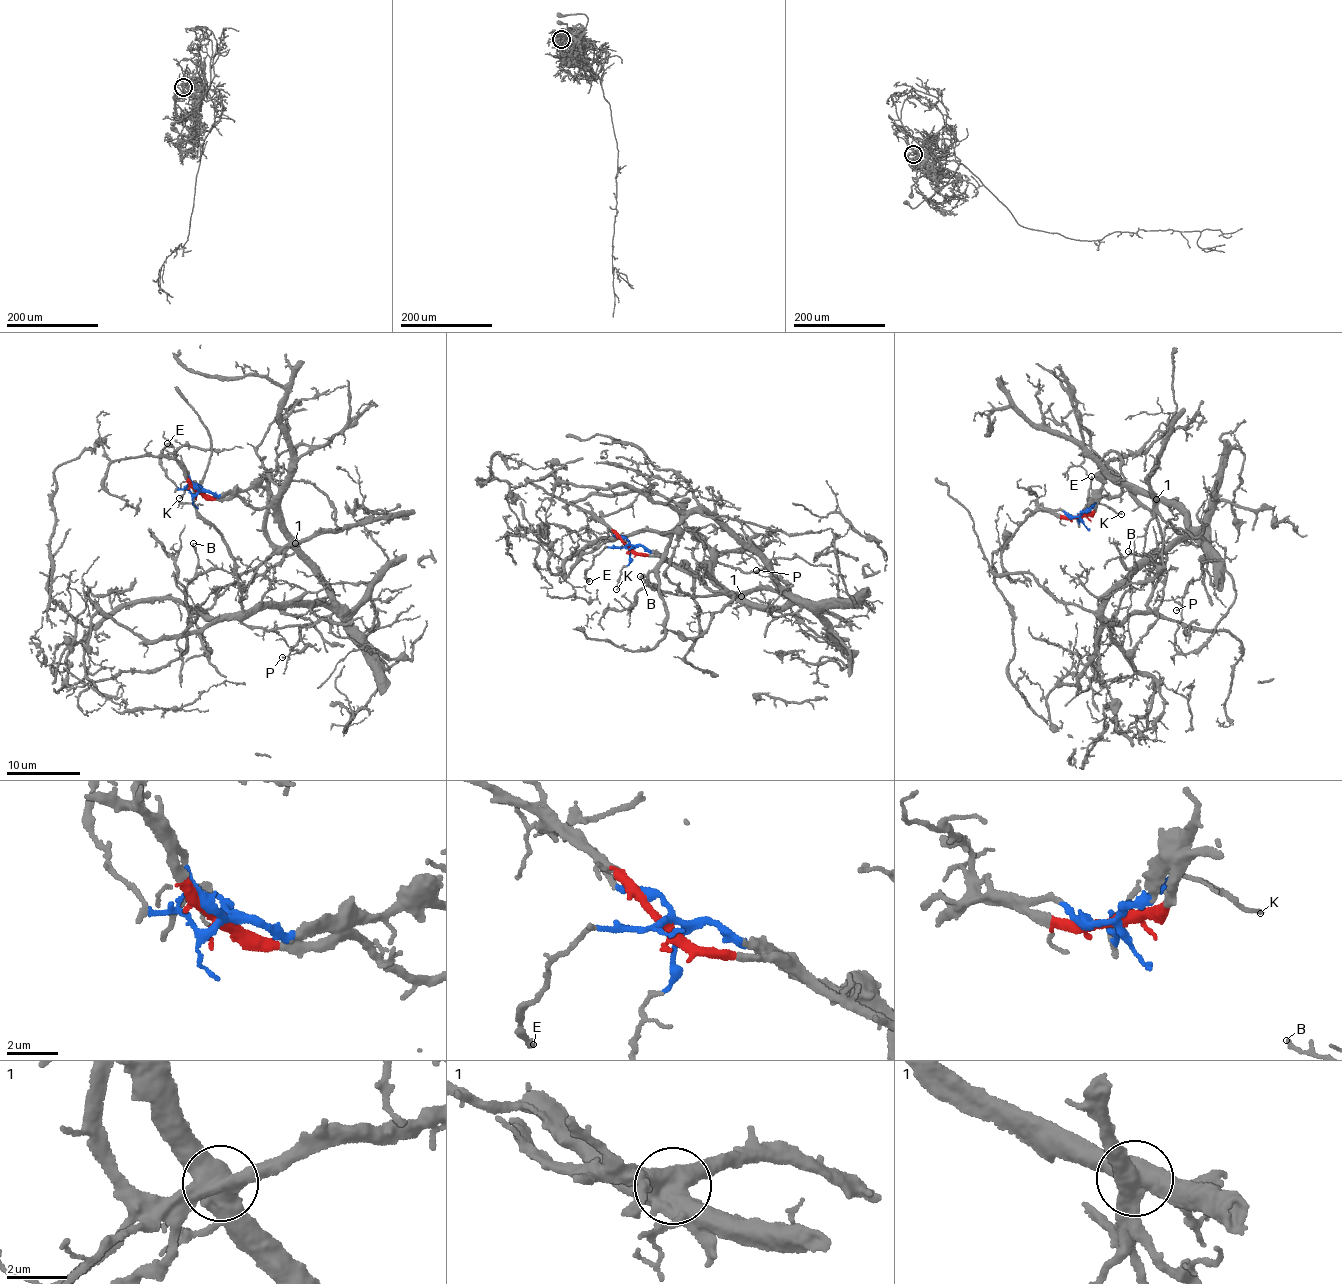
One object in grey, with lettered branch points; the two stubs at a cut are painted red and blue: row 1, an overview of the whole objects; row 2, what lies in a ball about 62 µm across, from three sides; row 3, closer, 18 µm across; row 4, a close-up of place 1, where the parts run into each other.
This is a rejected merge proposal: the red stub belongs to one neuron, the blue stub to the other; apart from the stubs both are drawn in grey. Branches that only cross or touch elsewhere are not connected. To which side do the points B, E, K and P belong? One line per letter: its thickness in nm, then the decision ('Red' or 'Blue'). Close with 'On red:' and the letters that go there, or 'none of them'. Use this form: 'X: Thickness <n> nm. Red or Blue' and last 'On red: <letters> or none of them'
B: Thickness 130 nm. Red
E: Thickness 220 nm. Blue
K: Thickness 140 nm. Blue
P: Thickness 110 nm. Red
On red: B, P

